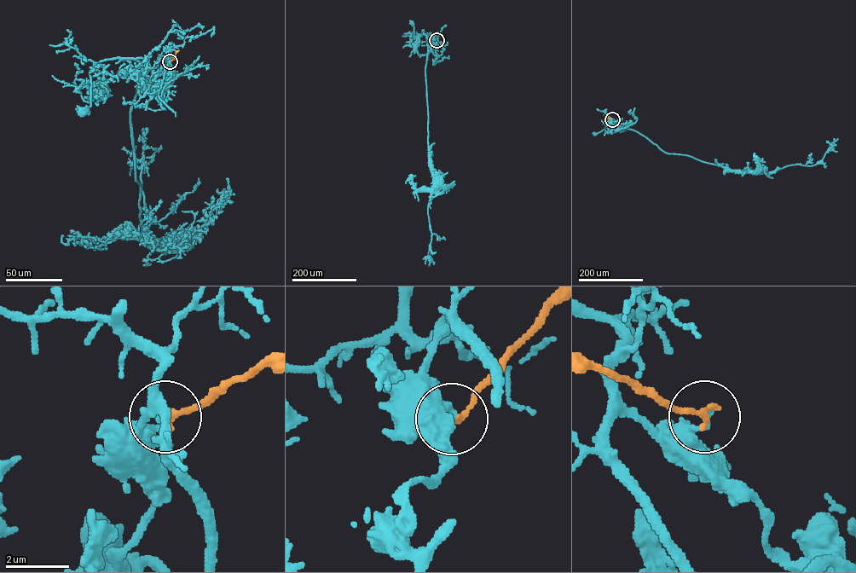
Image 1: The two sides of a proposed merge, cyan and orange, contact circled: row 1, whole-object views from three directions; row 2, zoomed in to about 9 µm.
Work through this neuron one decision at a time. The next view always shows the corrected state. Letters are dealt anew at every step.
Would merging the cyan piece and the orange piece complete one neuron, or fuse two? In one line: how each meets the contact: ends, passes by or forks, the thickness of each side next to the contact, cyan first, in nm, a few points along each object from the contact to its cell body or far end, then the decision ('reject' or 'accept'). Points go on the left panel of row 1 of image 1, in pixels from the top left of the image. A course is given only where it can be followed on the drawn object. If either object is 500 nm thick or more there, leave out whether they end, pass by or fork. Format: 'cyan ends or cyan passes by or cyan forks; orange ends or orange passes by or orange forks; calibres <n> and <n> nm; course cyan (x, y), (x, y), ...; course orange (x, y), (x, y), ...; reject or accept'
cyan ends; orange ends; calibres 170 and 240 nm; course cyan (170, 61), (153, 86), (142, 82), (149, 67), (146, 59), (100, 60), (90, 69), (90, 105), (82, 112); course orange (170, 61), (175, 59), (178, 50); reject

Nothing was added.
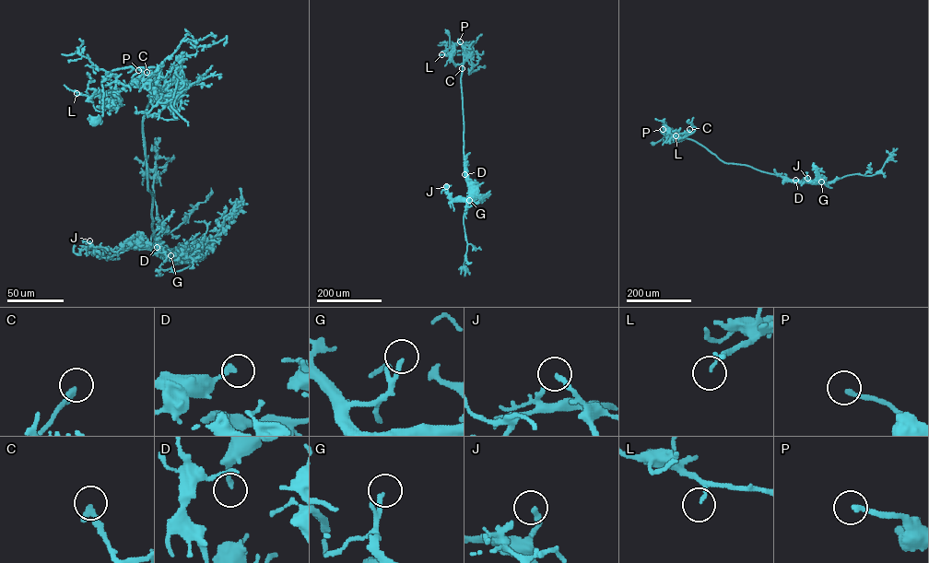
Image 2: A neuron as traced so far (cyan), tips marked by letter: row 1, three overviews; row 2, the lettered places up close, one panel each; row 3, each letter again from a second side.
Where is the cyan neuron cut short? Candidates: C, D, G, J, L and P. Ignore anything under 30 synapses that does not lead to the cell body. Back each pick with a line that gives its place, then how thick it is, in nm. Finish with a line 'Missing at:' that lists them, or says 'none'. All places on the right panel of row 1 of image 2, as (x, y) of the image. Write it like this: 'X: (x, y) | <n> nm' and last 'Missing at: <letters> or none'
C: (689, 129) | 300 nm
G: (821, 181) | 200 nm
P: (663, 129) | 200 nm
Missing at: C, G, P

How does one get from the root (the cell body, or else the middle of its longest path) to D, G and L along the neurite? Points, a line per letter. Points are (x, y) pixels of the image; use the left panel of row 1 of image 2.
D: (94, 122), (102, 114), (106, 76), (129, 67), (159, 70), (161, 78), (143, 120), (157, 247)
G: (94, 122), (102, 114), (106, 76), (129, 67), (159, 70), (143, 137), (155, 252), (170, 255)
L: (94, 122), (106, 76), (159, 70), (150, 101), (154, 92), (138, 86), (76, 93)

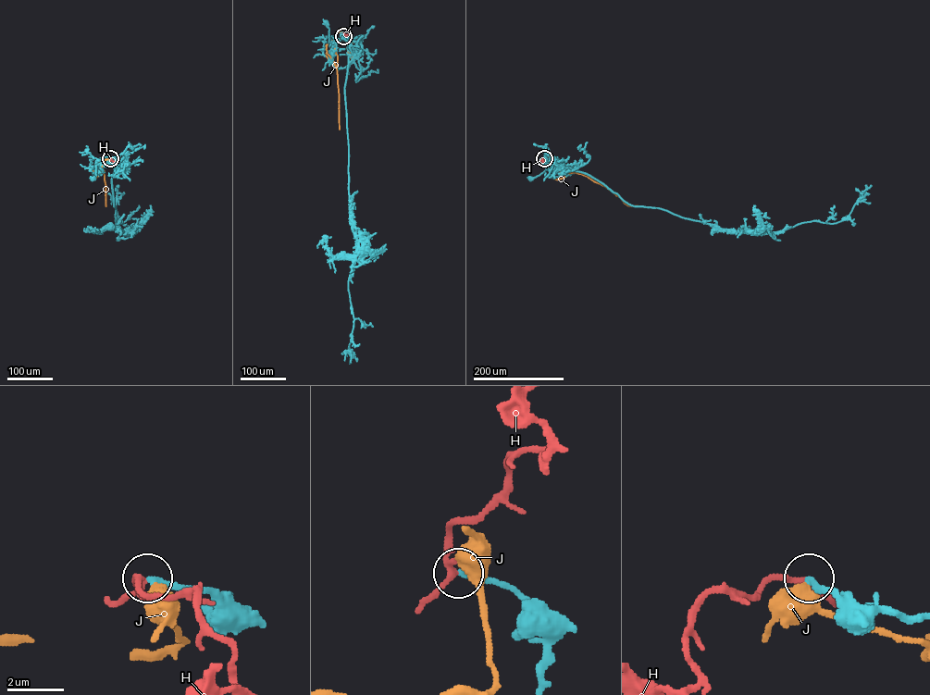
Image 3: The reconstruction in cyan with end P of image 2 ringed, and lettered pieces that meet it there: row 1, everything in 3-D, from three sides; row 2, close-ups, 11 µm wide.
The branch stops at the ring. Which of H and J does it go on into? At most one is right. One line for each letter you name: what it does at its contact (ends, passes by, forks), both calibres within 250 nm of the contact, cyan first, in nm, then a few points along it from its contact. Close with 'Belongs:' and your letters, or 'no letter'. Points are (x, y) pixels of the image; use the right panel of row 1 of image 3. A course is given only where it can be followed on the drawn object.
H: it passes by; 240 nm thick on the cyan side, 240 nm on the other
Belongs: H

